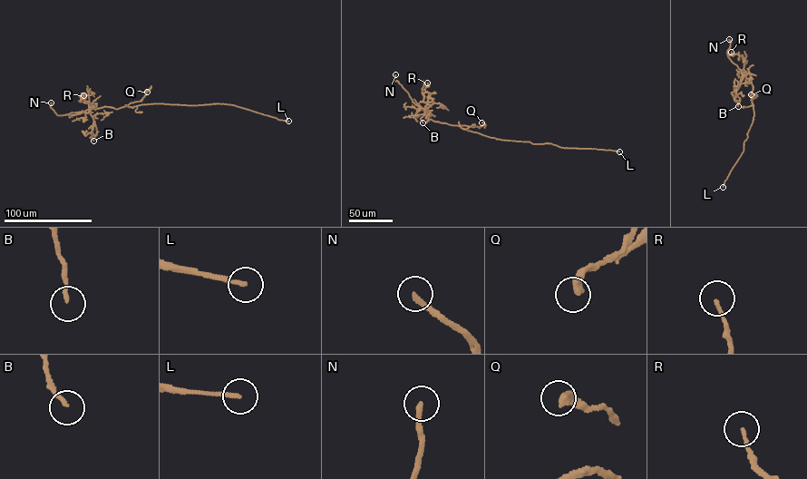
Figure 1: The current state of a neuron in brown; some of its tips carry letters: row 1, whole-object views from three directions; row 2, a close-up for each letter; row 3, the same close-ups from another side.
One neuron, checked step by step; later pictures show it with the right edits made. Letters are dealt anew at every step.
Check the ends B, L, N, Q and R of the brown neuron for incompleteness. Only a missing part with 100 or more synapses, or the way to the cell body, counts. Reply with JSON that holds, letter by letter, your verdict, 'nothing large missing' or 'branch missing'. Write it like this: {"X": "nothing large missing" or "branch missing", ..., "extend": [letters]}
{"B": "nothing large missing", "L": "branch missing", "N": "branch missing", "Q": "nothing large missing", "R": "nothing large missing", "extend": ["L", "N"]}

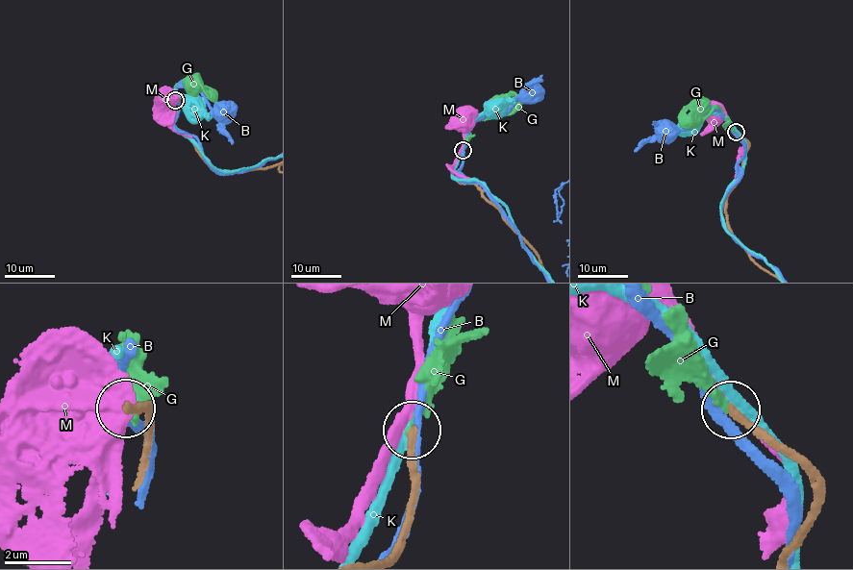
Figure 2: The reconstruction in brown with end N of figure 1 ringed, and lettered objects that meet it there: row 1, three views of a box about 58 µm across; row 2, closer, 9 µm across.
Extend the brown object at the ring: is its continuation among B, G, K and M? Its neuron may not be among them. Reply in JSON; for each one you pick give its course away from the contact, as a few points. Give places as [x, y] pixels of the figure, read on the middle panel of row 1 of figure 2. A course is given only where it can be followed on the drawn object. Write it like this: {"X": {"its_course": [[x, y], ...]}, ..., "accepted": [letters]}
{"G": {"its_course": [[464, 150], [473, 122], [494, 116], [501, 110], [497, 105]]}, "accepted": ["G"]}

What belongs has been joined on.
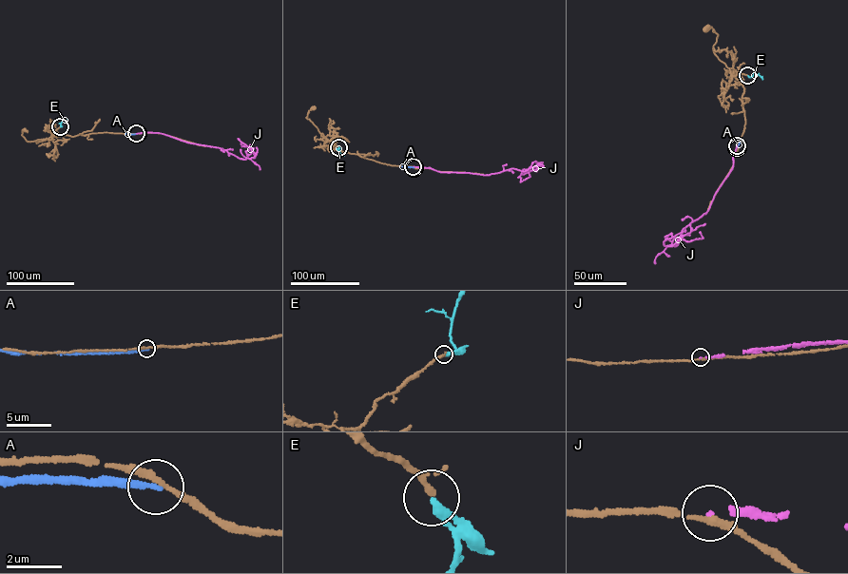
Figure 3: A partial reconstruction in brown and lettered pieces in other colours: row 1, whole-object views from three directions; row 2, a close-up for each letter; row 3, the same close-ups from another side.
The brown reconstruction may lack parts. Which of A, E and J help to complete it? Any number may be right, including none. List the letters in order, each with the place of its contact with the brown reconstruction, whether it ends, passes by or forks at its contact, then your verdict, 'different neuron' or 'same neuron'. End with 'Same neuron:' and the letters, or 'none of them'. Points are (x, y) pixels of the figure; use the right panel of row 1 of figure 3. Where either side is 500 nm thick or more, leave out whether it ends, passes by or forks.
A: meets brown at (737, 147); it ends there; different neuron
E: meets brown at (747, 75); it ends there; same neuron
J: meets brown at (737, 145); it ends there; different neuron
Same neuron: E

